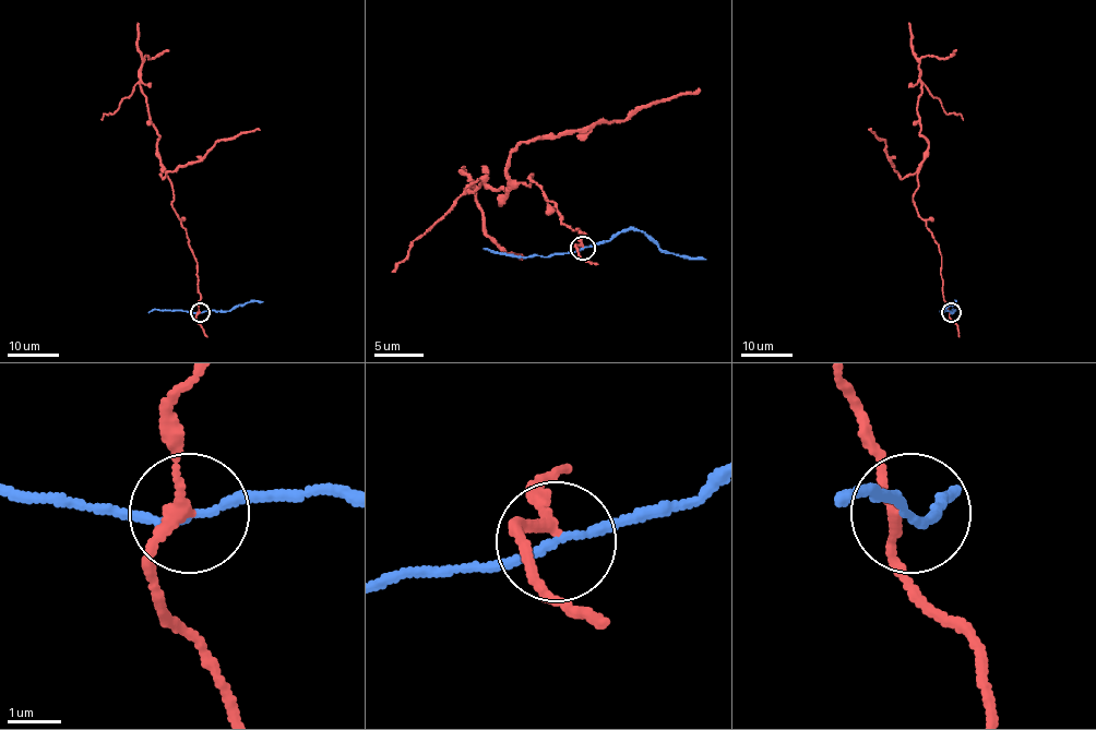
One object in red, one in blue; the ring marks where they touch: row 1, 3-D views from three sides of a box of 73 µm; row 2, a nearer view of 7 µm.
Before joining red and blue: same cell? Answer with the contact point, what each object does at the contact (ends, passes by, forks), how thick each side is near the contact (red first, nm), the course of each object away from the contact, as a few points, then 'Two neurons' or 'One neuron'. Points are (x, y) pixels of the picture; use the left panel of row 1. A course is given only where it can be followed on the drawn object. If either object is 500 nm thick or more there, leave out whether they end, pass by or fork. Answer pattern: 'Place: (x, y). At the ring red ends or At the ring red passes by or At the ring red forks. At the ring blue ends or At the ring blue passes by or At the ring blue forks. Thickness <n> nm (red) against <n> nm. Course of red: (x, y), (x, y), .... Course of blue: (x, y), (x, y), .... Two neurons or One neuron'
Place: (200, 312). At the ring red passes by. At the ring blue passes by. Thickness 200 nm (red) against 140 nm. Course of red: (199, 313), (194, 254), (173, 206), (173, 184), (140, 80), (144, 57), (168, 50). Course of blue: (199, 313), (263, 301). Two neurons

